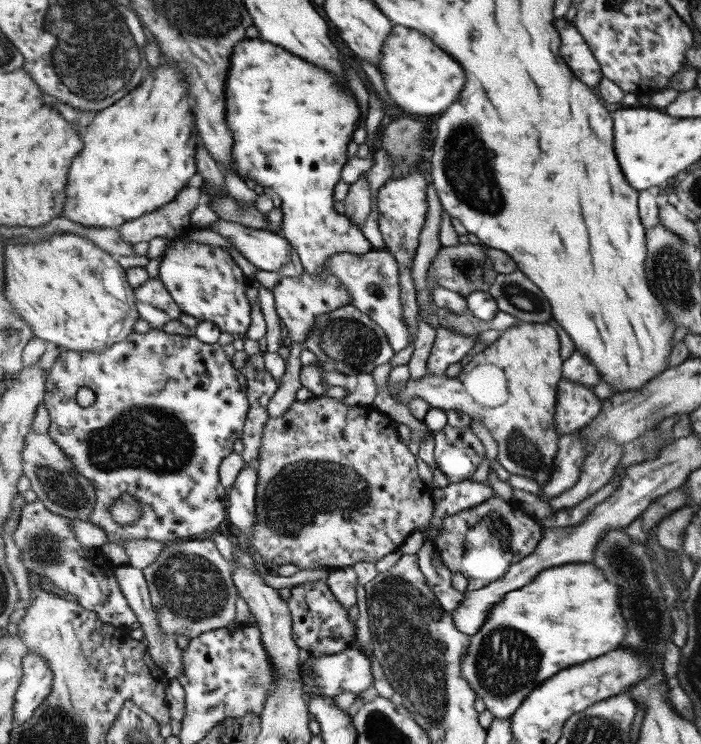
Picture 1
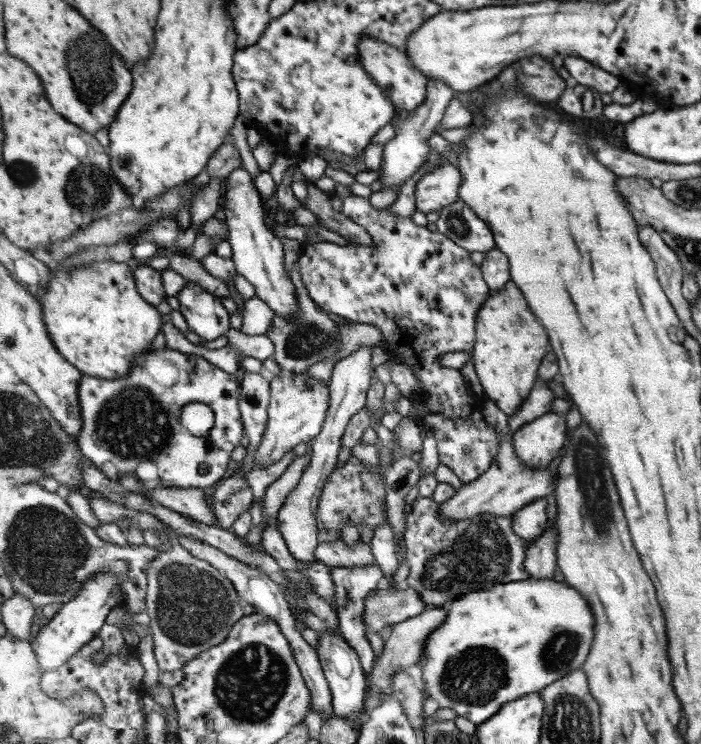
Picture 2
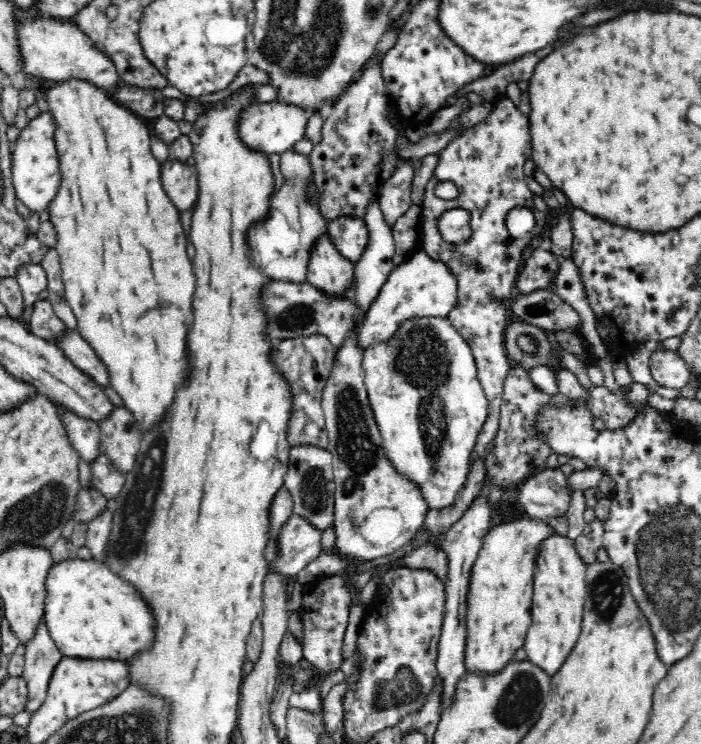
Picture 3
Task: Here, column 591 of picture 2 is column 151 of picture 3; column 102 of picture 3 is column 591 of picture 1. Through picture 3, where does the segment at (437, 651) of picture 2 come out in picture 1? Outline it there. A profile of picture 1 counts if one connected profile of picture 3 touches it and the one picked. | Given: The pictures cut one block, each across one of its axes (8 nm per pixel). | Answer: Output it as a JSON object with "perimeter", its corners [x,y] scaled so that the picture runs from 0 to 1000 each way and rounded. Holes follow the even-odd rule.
{"perimeter":[[[840,755],[806,758],[770,769],[770,772],[760,778],[760,782],[756,782],[752,788],[719,798],[719,802],[705,815],[705,819],[700,819],[699,827],[695,829],[688,845],[680,852],[670,853],[672,863],[666,879],[662,882],[658,891],[663,914],[669,917],[672,925],[680,931],[680,935],[688,938],[692,952],[696,952],[703,958],[706,966],[729,965],[738,957],[738,953],[742,952],[749,938],[775,915],[792,910],[795,905],[799,905],[807,898],[854,884],[867,876],[877,875],[886,868],[889,860],[894,856],[897,843],[896,836],[889,831],[889,821],[883,817],[883,801],[889,801],[883,788],[872,785],[872,782],[866,780],[860,766],[854,766],[852,759]]]}

